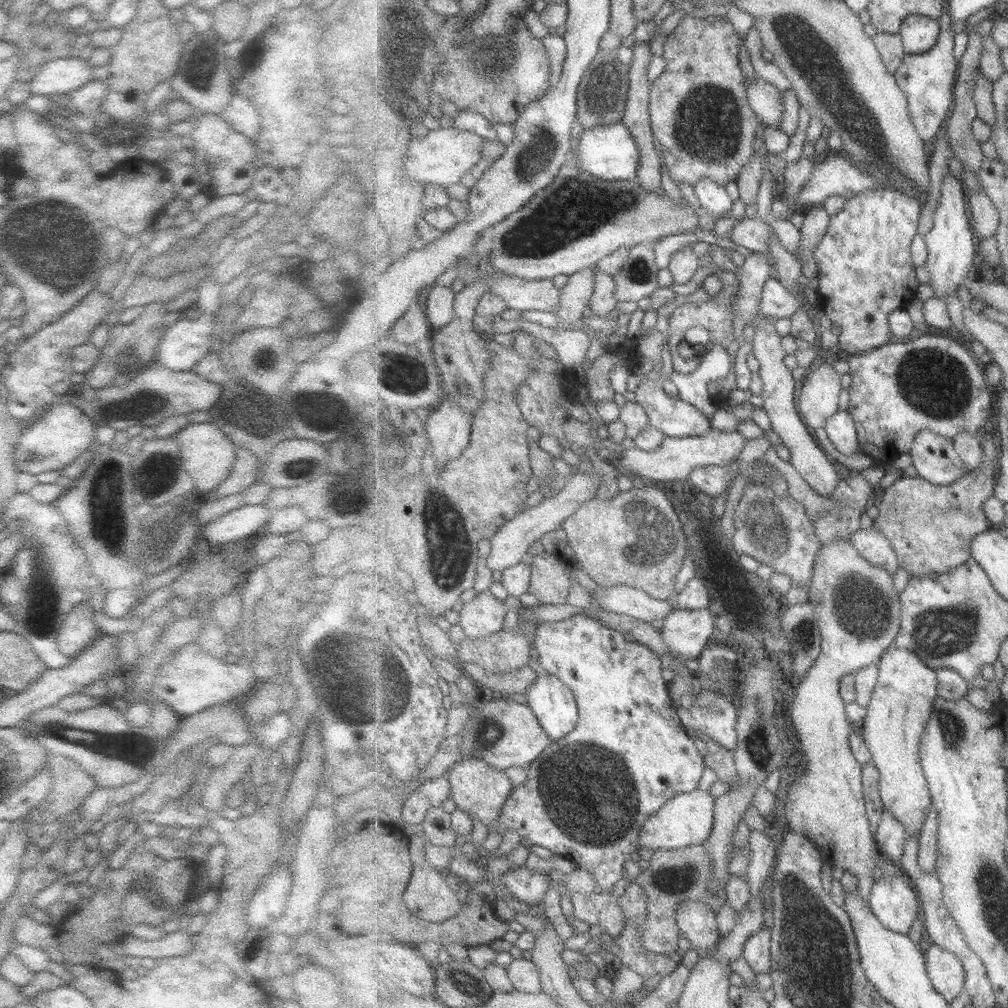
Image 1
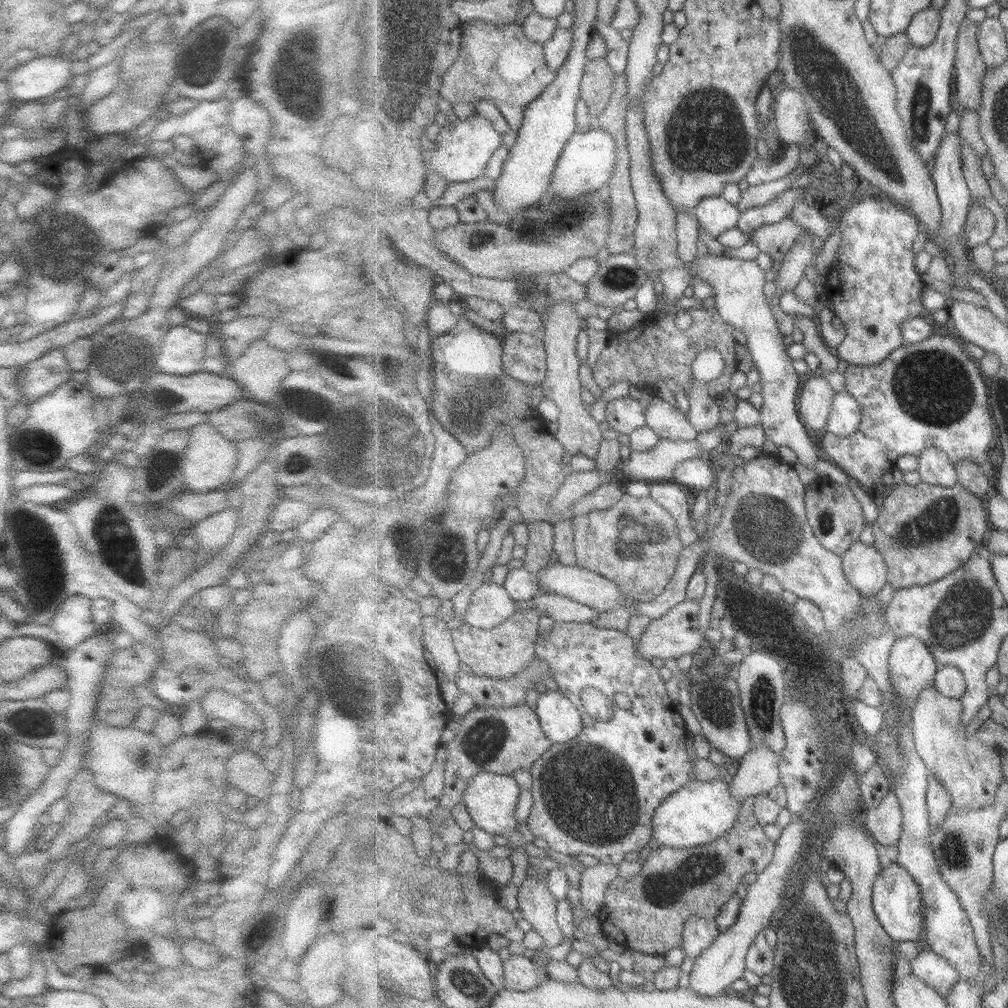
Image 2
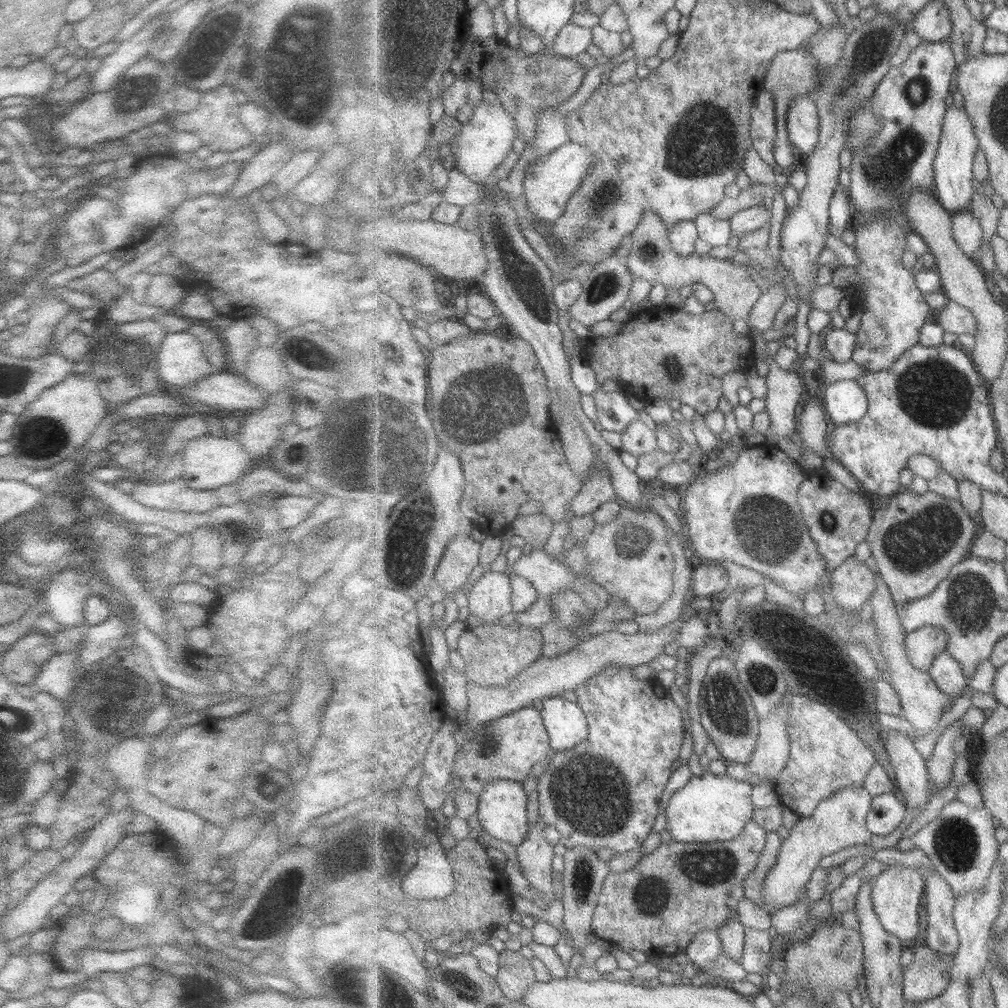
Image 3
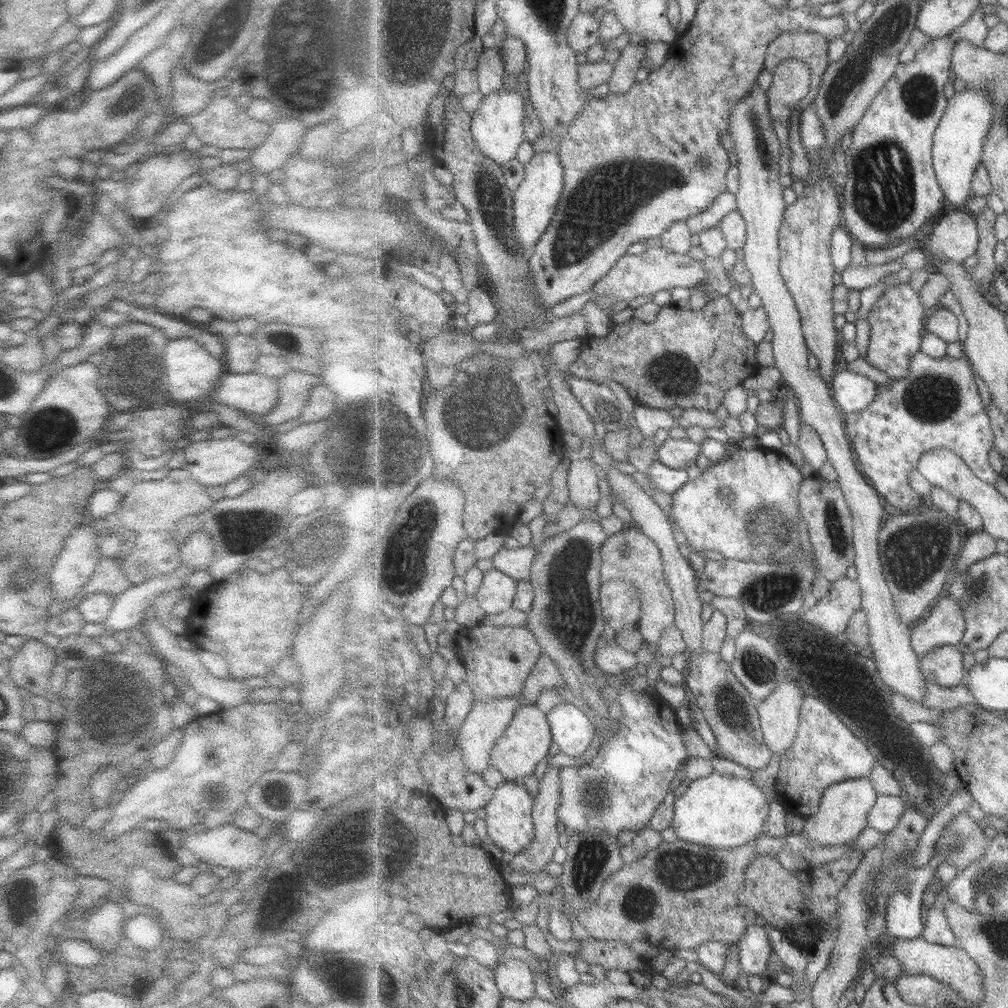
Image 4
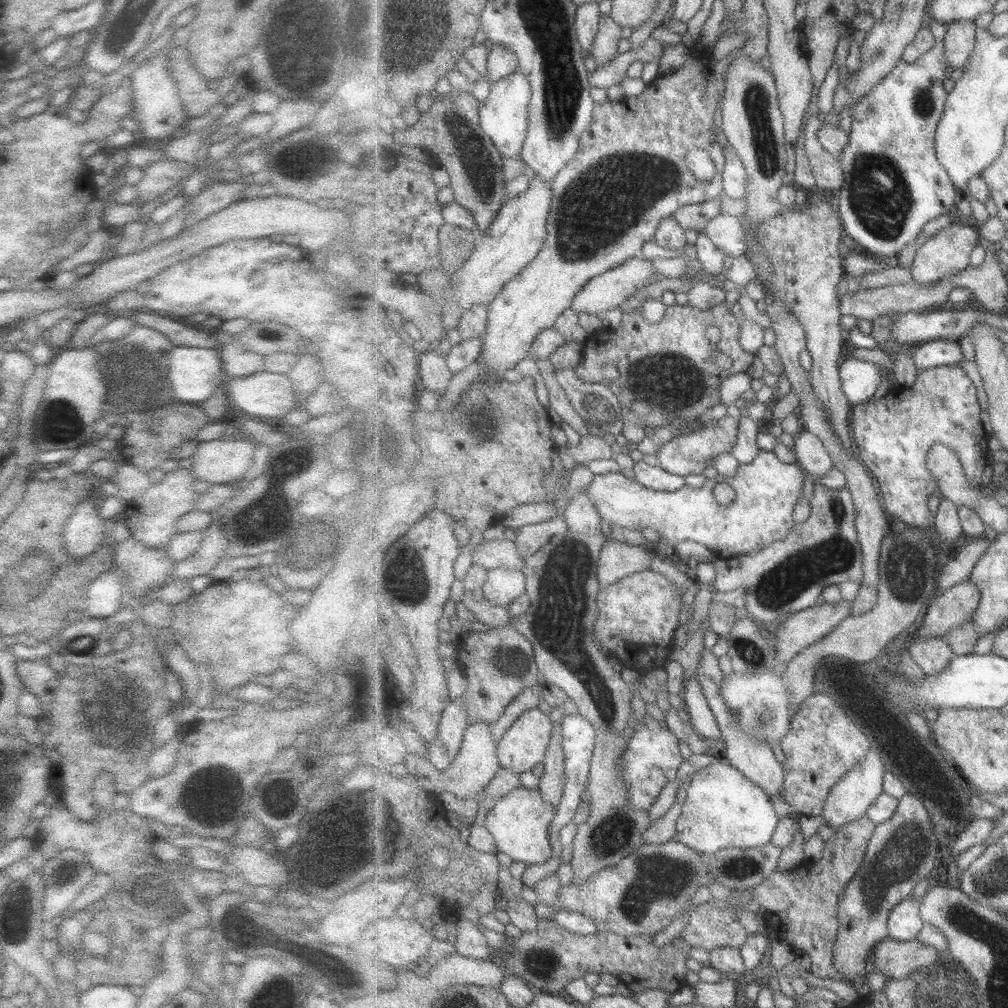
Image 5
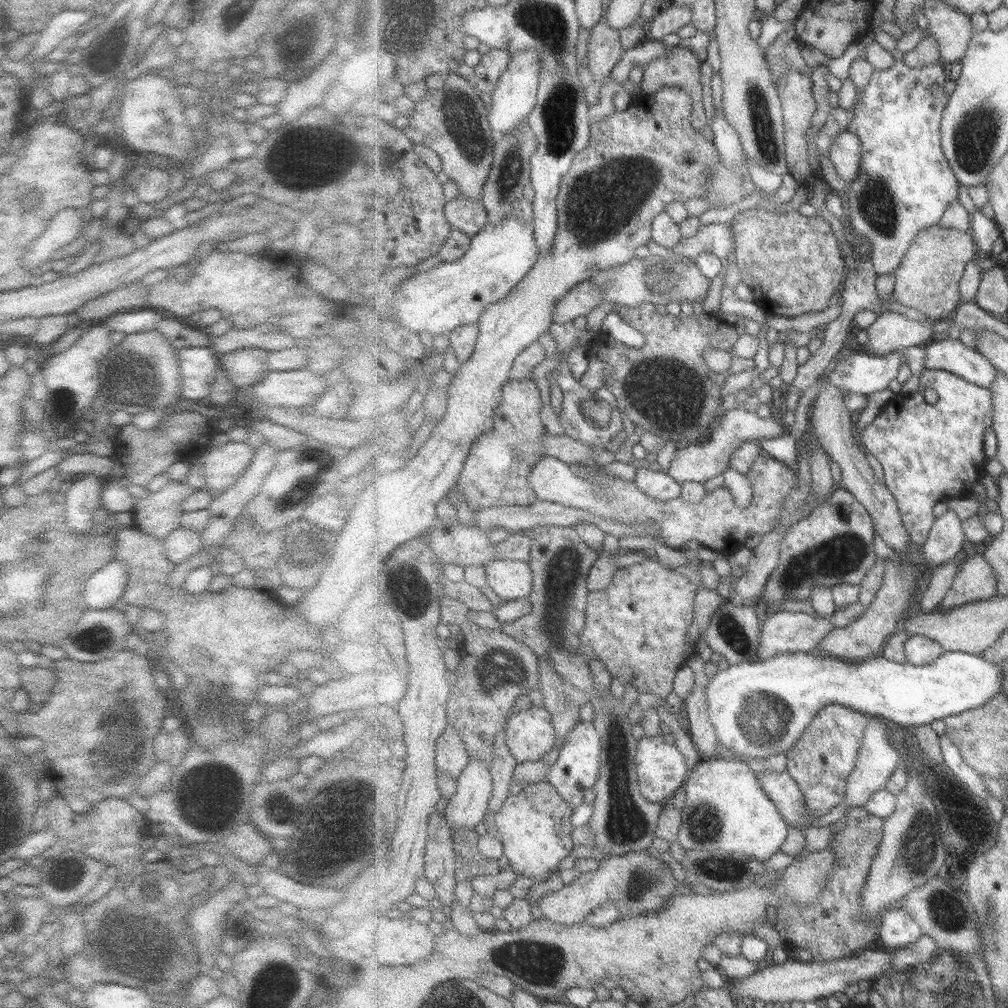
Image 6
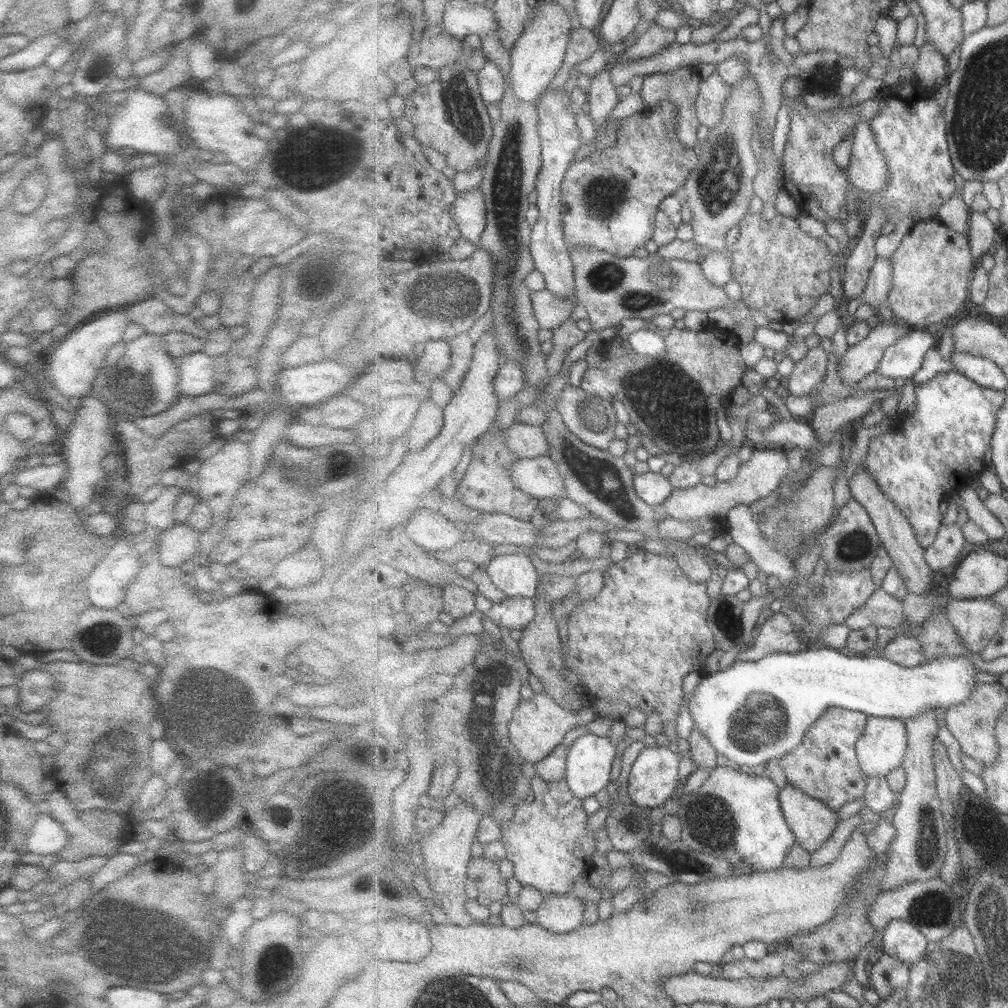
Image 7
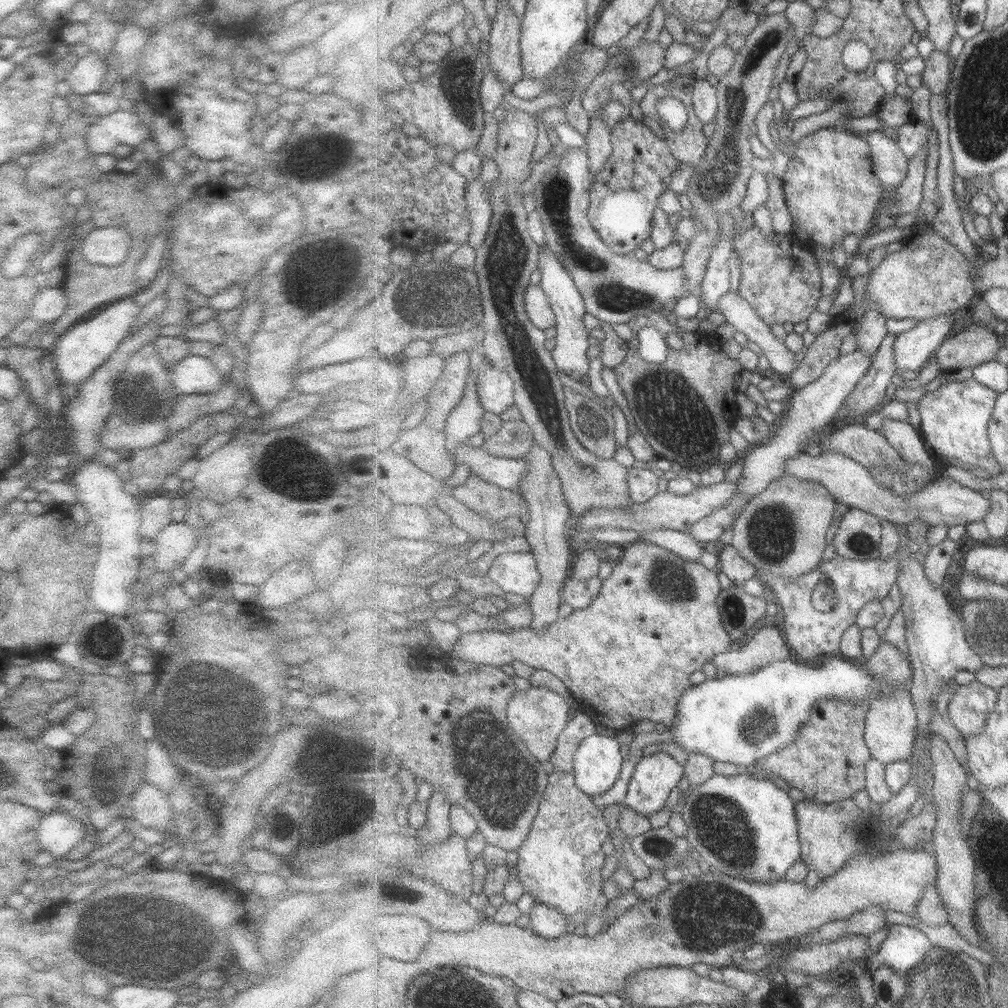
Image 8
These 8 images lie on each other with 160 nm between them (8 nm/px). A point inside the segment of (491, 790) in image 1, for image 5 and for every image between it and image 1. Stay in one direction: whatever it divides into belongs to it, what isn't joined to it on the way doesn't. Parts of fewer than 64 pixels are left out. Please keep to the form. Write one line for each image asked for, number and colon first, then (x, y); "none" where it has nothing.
2: (491, 798)
3: (502, 811)
4: (509, 820)
5: (520, 821)

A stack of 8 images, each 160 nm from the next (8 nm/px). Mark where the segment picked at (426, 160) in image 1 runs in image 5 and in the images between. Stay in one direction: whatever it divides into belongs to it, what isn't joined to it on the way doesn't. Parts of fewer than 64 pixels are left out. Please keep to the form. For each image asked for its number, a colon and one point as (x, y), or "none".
2: (466, 145)
3: (485, 140)
4: (498, 126)
5: (504, 116)

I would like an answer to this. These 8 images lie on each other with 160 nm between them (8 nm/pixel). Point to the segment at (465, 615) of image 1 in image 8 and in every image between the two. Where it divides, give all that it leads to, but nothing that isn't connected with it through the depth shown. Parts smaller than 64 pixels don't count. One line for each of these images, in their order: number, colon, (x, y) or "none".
2: (490, 605)
3: (490, 598)
4: (497, 593)
5: (503, 586)
6: (509, 579)
7: (515, 575)
8: (516, 572)

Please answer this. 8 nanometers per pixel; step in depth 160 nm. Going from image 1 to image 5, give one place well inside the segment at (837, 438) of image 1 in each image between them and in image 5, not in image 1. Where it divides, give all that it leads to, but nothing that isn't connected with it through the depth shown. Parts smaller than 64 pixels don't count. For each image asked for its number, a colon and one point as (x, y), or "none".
2: (846, 415)
3: (846, 401)
4: (853, 392)
5: (860, 380)

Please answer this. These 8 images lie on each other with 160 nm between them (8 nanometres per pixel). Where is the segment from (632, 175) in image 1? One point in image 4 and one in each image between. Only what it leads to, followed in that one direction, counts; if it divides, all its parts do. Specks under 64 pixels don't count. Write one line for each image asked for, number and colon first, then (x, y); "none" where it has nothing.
2: (589, 159)
3: (548, 183)
4: (536, 198)

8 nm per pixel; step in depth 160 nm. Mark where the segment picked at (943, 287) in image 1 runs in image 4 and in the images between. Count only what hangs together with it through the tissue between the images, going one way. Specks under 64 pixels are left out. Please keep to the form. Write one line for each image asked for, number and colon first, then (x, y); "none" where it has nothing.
2: (955, 197)
3: (954, 166)
4: (959, 142)

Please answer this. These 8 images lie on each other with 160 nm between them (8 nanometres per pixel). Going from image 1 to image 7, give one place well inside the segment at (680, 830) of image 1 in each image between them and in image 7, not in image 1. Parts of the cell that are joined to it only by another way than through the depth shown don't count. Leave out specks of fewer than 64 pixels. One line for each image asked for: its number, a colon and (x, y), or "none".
2: (701, 812)
3: (710, 808)
4: (719, 811)
5: (723, 808)
6: (726, 807)
7: (735, 813)

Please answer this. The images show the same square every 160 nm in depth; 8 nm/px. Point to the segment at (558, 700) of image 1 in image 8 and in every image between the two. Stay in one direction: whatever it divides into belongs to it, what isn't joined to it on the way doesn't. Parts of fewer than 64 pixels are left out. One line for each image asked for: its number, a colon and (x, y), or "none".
2: (562, 721)
3: (568, 725)
4: (572, 731)
5: (579, 743)
6: (578, 766)
7: (591, 765)
8: (598, 761)

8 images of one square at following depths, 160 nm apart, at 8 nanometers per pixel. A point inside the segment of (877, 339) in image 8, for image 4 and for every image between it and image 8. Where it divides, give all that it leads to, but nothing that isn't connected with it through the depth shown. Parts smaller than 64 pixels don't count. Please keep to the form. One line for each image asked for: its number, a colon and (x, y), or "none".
4: (891, 191)
5: (895, 185)
6: (906, 184)
7: (880, 282)

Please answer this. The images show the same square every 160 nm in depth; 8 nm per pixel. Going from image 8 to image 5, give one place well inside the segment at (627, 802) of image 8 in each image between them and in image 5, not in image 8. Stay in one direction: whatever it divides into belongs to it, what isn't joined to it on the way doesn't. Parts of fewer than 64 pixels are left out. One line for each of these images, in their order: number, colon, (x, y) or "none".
5: (653, 758)
6: (662, 770)
7: (655, 772)

